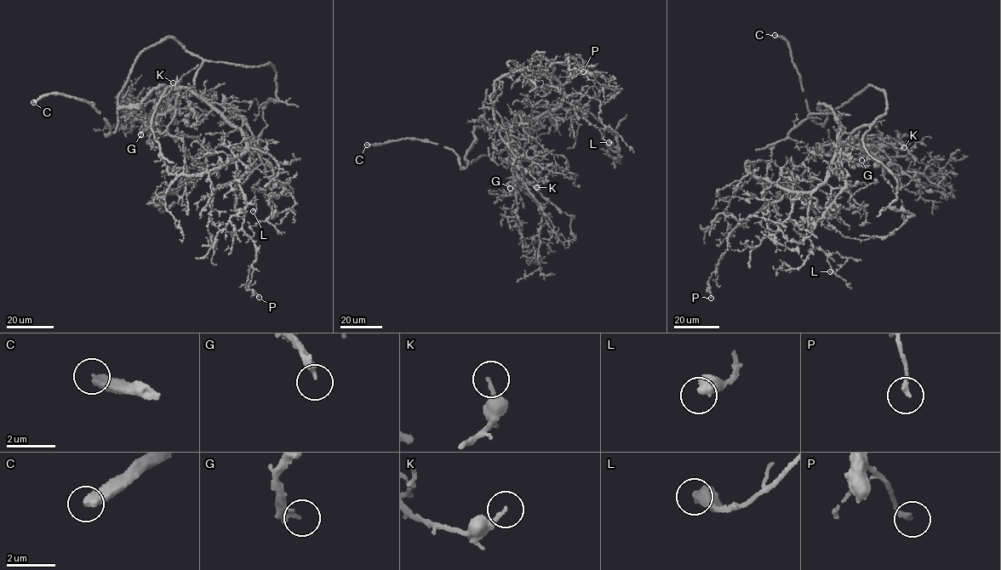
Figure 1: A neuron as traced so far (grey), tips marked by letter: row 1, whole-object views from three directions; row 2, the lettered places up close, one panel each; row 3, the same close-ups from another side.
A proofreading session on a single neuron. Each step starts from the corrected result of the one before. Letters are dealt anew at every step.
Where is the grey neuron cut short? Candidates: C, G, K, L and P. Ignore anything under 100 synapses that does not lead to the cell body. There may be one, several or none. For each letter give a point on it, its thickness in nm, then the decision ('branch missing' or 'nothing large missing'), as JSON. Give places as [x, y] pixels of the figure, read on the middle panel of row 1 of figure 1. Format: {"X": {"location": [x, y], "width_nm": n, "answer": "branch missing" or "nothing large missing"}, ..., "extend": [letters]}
{"C": {"location": [367, 145], "width_nm": 400, "answer": "branch missing"}, "G": {"location": [510, 188], "width_nm": 240, "answer": "branch missing"}, "K": {"location": [536, 187], "width_nm": 170, "answer": "nothing large missing"}, "L": {"location": [609, 142], "width_nm": 550, "answer": "nothing large missing"}, "P": {"location": [583, 71], "width_nm": 190, "answer": "nothing large missing"}, "extend": ["C", "G"]}

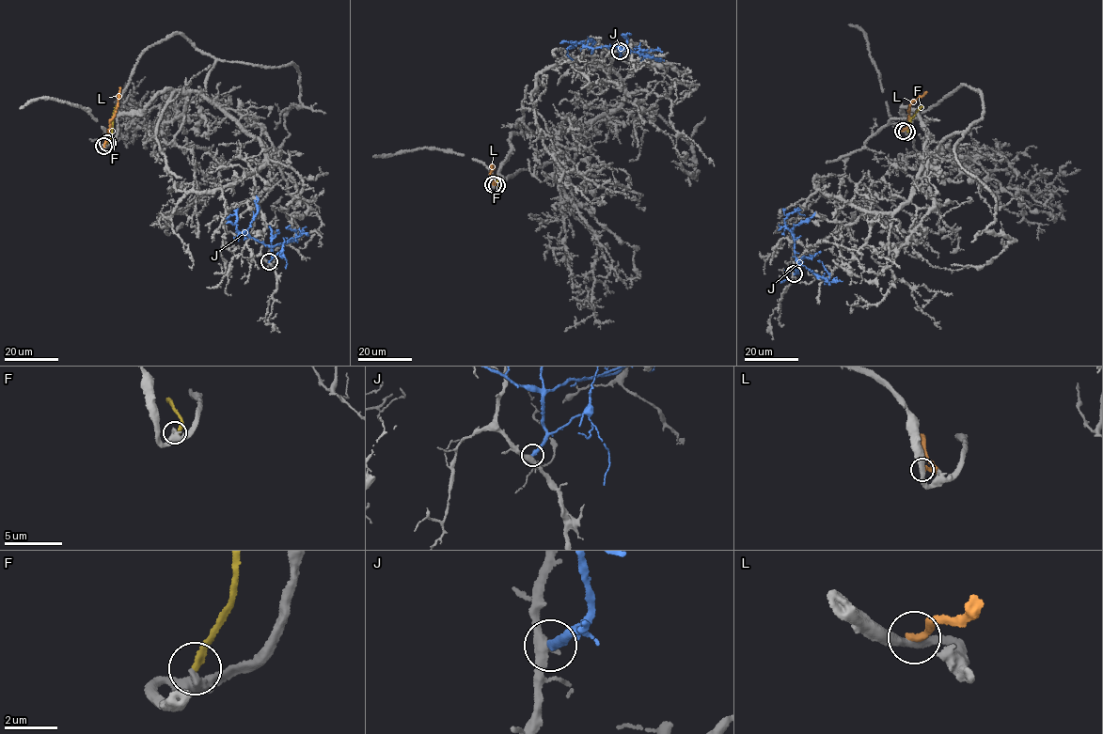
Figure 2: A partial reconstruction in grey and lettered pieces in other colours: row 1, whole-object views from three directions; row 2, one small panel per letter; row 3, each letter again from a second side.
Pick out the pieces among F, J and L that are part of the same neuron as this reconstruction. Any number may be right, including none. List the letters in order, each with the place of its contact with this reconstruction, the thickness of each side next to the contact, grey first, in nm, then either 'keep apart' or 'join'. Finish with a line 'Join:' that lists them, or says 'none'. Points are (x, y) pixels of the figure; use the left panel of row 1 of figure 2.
F: (107, 143) | 320/280 nm | keep apart
J: (269, 261) | 400/320 nm | keep apart
L: (103, 146) | 360/280 nm | keep apart
Join: none

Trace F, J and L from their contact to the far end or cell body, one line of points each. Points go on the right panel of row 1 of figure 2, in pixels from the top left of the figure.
F: (906, 132), (911, 117), (921, 106)
J: (794, 273), (797, 271), (794, 240), (784, 220), (794, 209), (804, 214)
L: (902, 131), (909, 126), (910, 103), (925, 92)

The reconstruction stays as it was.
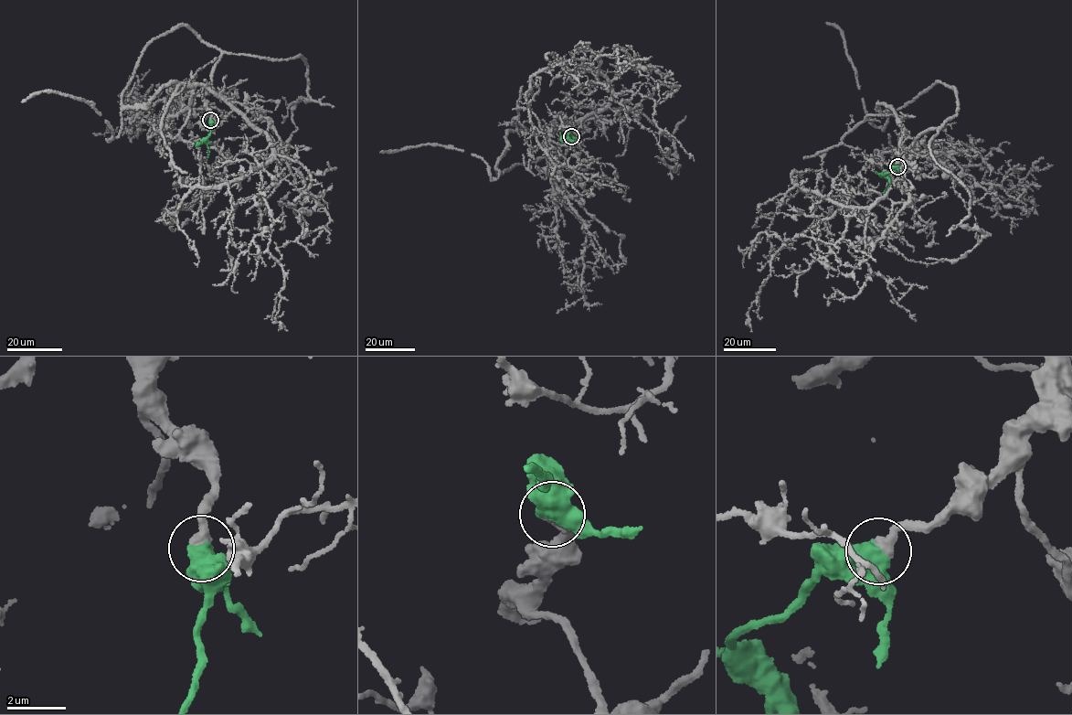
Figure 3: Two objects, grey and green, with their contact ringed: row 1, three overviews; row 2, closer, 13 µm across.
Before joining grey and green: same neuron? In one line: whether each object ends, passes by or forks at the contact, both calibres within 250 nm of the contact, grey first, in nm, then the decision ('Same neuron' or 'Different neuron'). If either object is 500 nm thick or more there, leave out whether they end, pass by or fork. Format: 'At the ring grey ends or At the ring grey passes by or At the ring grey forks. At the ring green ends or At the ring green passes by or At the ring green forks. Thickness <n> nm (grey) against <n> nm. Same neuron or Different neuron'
Thickness 400 nm (grey) against 800 nm. Same neuron

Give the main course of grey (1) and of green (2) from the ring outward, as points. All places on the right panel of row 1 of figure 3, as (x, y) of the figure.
1: (898, 166), (916, 141), (893, 115), (870, 114), (824, 152), (821, 169), (796, 178), (888, 229), (873, 238)
2: (898, 166), (885, 175), (888, 186), (883, 195)

